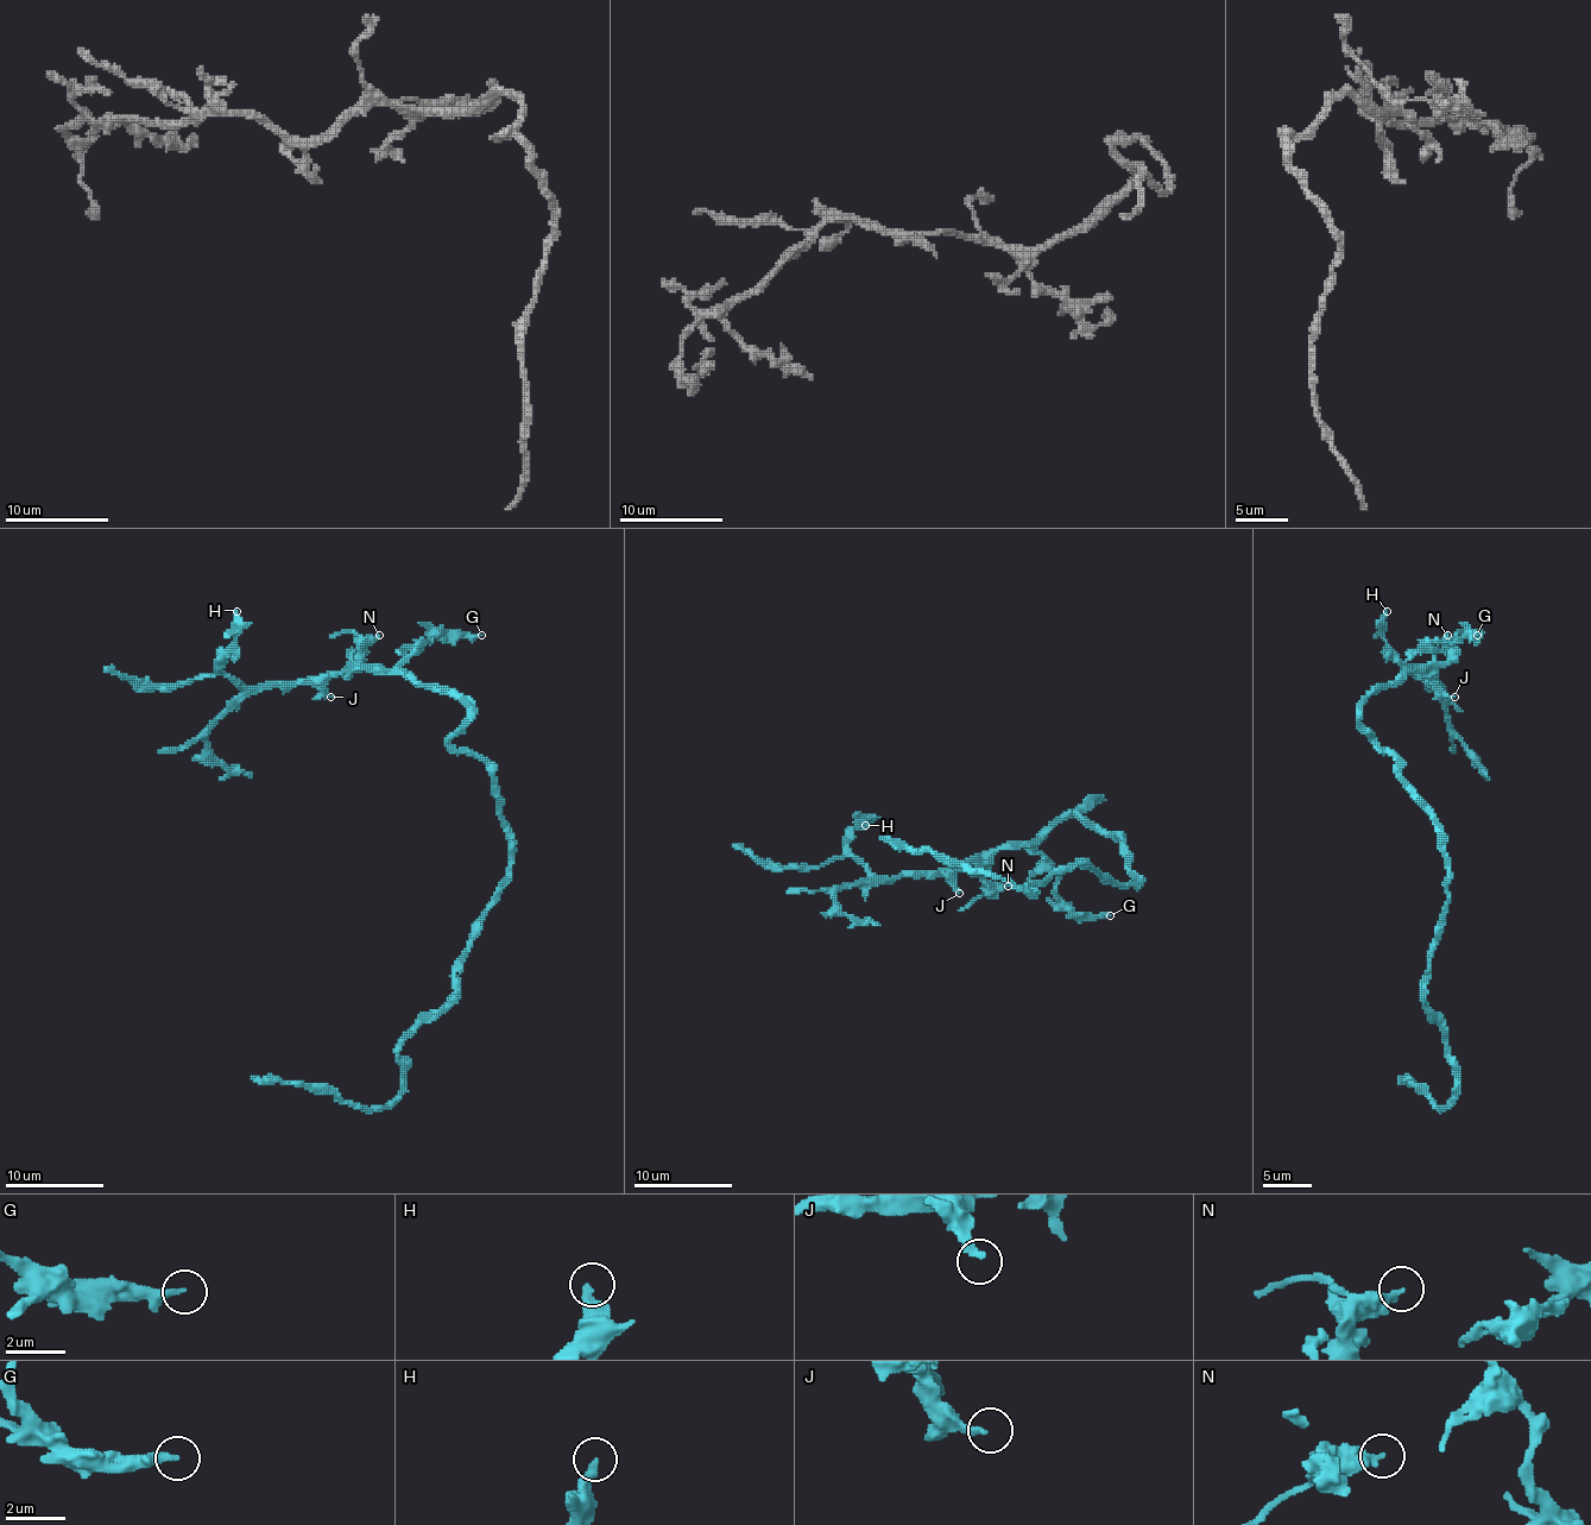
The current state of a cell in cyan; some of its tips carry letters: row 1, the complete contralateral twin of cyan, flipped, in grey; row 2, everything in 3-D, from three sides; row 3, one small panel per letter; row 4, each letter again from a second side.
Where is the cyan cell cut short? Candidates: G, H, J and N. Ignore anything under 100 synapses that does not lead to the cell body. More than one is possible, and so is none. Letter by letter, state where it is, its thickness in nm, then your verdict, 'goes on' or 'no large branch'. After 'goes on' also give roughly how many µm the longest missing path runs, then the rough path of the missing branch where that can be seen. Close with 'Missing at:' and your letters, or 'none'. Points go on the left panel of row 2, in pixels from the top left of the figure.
G: at (481, 635); 200 nm thick; no large branch
H: at (237, 611); 360 nm thick; no large branch
J: at (330, 697); 240 nm thick; no large branch
N: at (379, 635); 380 nm thick; no large branch
Missing at: none

